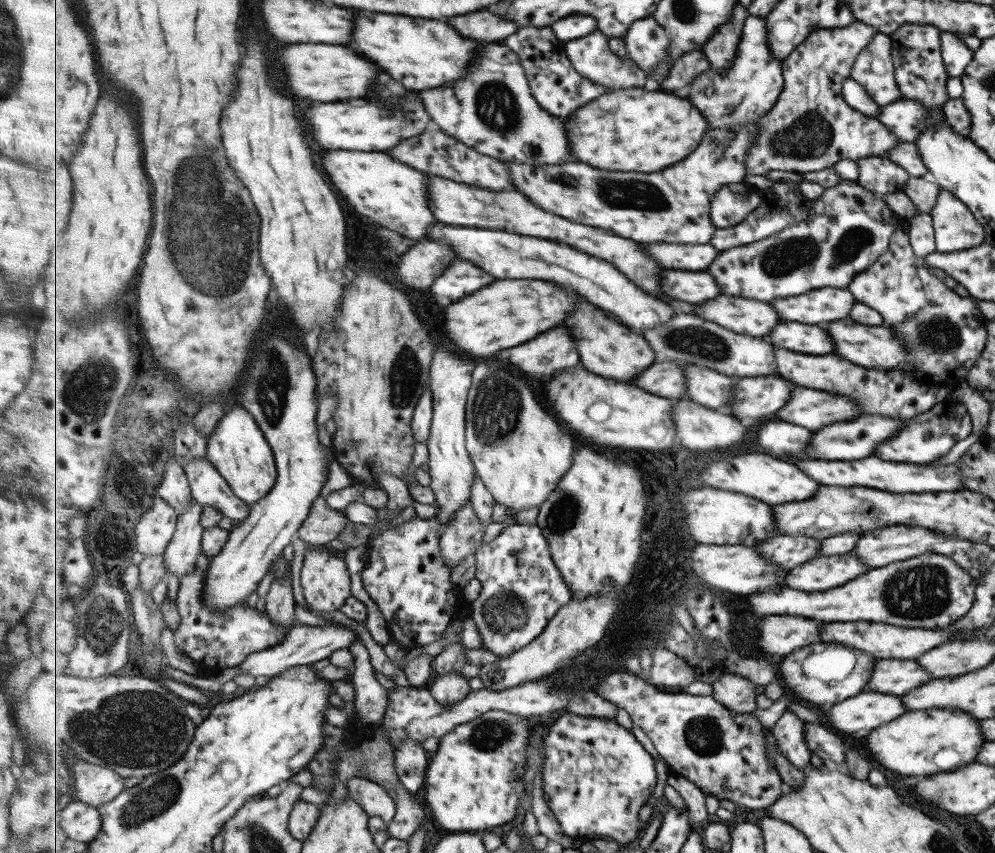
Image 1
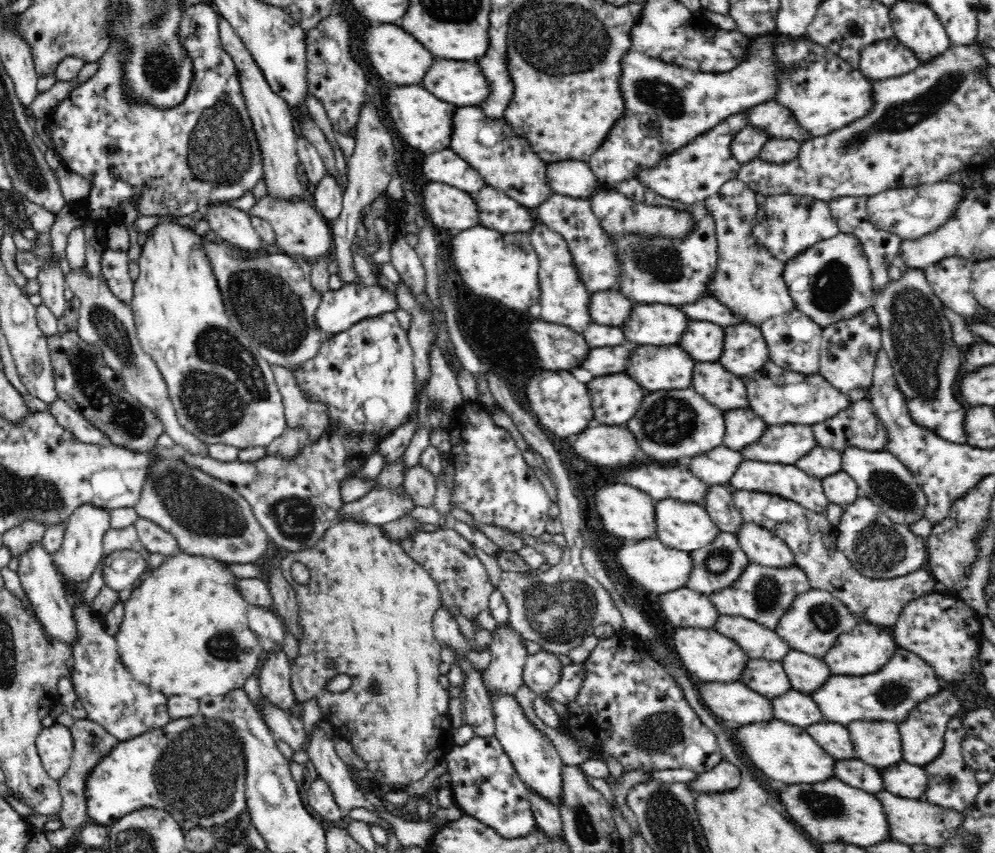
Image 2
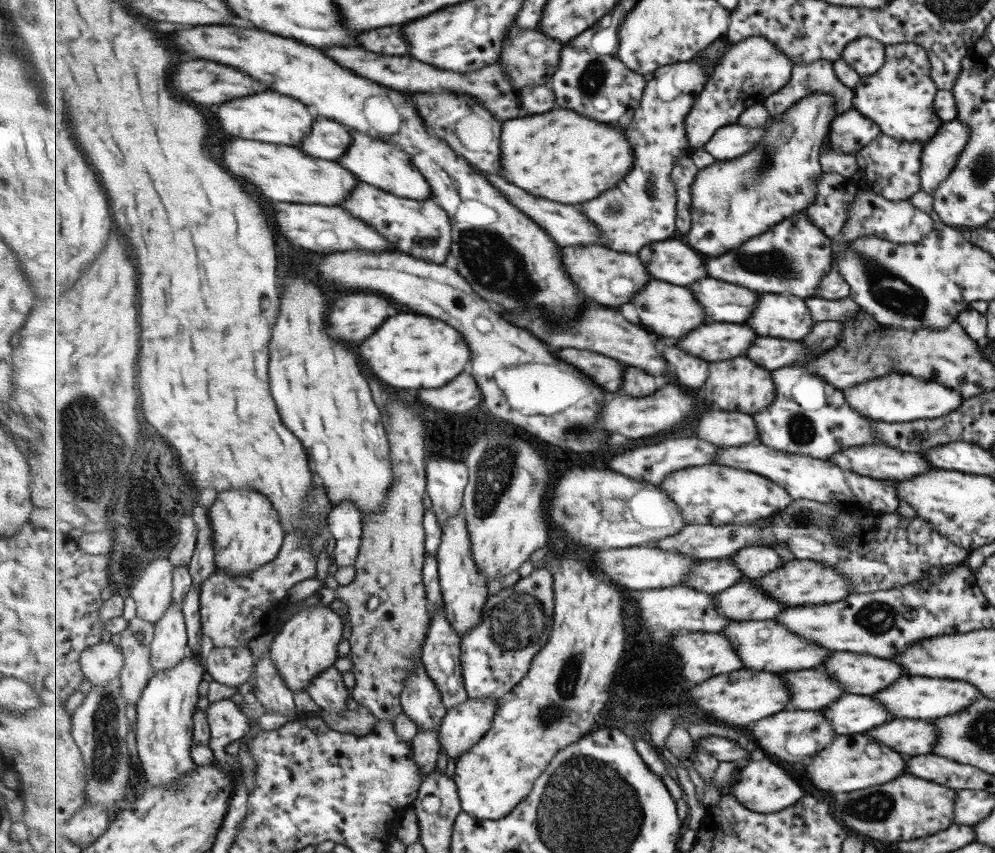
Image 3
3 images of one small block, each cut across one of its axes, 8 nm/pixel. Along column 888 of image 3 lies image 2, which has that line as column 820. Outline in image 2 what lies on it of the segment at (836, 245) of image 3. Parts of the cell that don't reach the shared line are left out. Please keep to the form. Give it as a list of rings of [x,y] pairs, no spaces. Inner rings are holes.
[[[792,193],[769,195],[765,204],[756,210],[751,221],[760,245],[770,249],[770,253],[784,264],[817,242],[832,239],[841,232],[826,201]]]

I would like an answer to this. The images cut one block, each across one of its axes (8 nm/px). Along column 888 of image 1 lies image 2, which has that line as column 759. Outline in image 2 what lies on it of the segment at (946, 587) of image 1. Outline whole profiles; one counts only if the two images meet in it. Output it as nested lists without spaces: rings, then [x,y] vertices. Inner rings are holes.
[[[748,562],[748,566],[744,568],[744,572],[738,576],[736,582],[712,594],[712,604],[716,604],[716,610],[720,614],[744,616],[774,631],[782,616],[792,606],[794,599],[800,593],[808,592],[810,589],[812,588],[807,574],[796,564],[772,568]]]

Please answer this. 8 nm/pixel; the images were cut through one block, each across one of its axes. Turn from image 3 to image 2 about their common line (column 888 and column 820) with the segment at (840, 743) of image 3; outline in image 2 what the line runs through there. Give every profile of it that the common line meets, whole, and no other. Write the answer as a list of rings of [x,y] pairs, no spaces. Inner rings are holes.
[[[771,719],[740,726],[736,730],[736,742],[766,778],[786,784],[816,784],[834,776],[834,758],[828,756],[804,728],[784,721]]]

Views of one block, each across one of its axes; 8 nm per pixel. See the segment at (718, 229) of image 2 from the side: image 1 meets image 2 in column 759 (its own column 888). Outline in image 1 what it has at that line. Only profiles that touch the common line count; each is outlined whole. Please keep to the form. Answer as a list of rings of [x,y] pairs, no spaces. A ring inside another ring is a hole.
[[[907,225],[895,227],[885,252],[878,257],[872,267],[857,275],[847,286],[847,291],[852,293],[855,303],[865,304],[875,310],[881,316],[884,327],[899,324],[926,306],[925,291],[917,277],[915,256],[908,244],[906,232]]]

